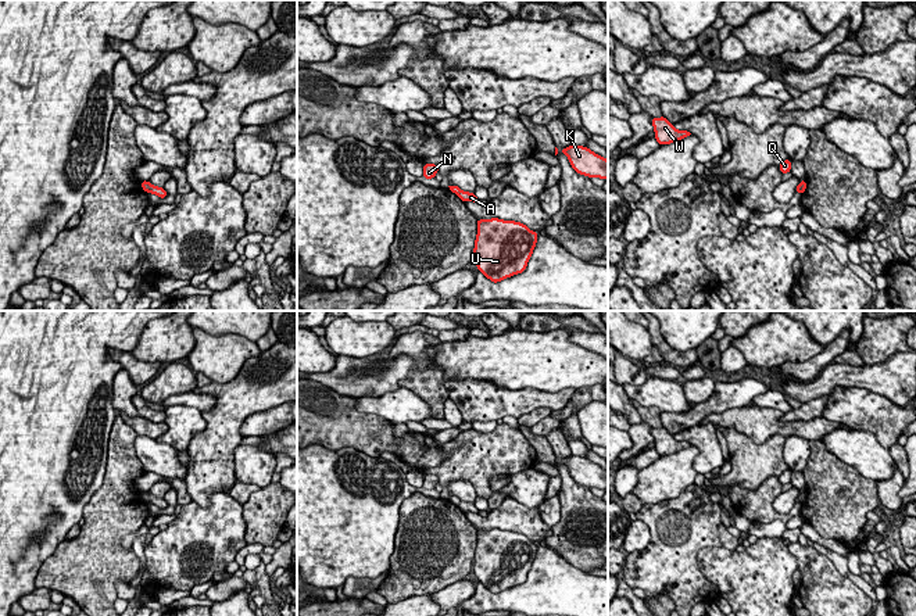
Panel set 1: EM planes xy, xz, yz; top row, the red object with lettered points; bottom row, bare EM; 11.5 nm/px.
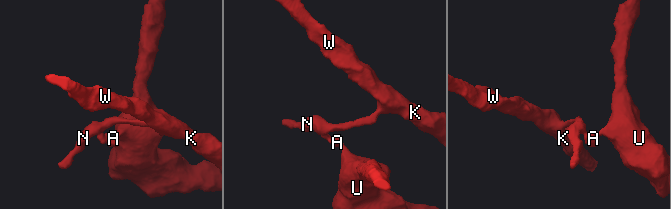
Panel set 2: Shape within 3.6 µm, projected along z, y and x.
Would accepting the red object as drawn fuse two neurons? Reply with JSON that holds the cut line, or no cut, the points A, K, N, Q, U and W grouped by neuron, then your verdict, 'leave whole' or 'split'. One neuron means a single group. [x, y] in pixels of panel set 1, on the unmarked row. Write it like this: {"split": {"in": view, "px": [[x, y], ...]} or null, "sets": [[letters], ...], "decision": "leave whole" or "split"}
{"split": {"in": "xy", "px": [[147, 493], [149, 502]]}, "sets": [["A", "U"], ["K", "N", "Q", "W"]], "decision": "split"}

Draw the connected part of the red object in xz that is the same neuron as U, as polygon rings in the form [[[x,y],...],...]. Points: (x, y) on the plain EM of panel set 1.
[[[498,529],[477,530],[472,572],[493,594],[526,581],[538,544],[526,536]]]

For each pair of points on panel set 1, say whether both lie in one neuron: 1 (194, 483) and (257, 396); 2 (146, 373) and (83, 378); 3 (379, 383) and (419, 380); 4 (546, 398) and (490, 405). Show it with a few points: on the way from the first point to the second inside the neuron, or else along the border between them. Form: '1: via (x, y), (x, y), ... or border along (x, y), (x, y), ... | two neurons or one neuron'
1: via (214, 461), (222, 429), (235, 416) | one neuron
2: border along (108, 347), (108, 355), (122, 368) | two neurons
3: border along (392, 350), (393, 358), (417, 361), (399, 386) | two neurons
4: via (532, 400), (504, 403) | one neuron

